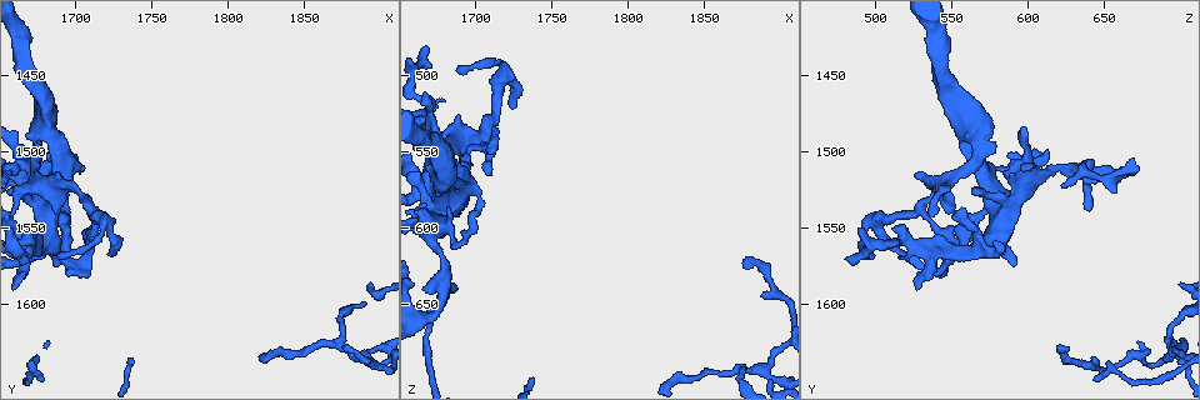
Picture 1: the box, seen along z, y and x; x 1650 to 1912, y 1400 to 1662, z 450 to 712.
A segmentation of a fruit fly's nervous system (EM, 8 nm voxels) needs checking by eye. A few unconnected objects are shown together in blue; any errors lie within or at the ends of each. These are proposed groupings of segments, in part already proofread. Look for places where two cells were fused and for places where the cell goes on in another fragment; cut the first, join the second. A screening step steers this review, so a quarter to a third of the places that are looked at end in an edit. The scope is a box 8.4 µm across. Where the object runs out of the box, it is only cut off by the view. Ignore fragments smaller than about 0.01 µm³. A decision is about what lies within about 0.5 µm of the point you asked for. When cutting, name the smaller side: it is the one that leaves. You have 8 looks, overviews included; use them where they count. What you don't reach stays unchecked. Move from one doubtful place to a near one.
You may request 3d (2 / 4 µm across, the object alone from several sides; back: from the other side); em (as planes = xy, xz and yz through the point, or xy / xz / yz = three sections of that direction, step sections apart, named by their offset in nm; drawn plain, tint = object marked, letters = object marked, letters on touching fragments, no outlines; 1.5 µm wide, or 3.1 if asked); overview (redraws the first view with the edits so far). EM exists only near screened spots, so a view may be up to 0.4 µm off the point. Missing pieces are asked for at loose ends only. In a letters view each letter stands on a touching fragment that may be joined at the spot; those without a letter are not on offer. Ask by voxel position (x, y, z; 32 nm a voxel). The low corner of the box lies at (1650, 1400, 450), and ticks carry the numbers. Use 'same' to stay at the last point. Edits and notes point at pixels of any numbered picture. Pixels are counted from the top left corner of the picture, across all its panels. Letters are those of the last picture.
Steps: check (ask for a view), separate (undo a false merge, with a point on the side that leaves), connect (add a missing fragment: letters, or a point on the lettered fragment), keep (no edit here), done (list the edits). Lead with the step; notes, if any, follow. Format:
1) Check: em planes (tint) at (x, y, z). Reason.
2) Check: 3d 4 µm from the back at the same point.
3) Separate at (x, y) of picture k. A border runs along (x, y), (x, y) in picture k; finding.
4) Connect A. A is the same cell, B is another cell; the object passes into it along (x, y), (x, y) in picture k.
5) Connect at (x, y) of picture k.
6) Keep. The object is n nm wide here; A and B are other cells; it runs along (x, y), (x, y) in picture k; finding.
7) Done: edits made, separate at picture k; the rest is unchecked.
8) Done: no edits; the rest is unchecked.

Check: em xy step 8 (tint) at (1680, 1568, 516). Three arms meet.

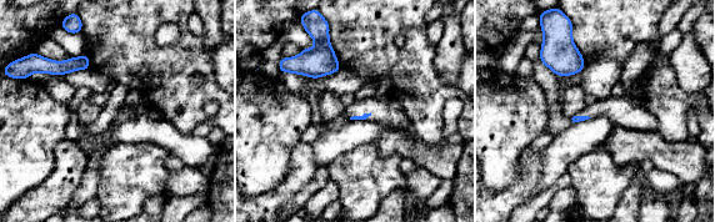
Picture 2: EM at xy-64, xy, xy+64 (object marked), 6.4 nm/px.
Check: em planes (letters) at the same point.

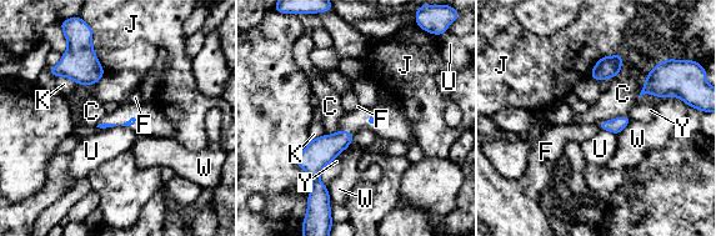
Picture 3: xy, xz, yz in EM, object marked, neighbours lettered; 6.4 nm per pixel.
Keep. C, F, J, K, U, W and Y are other cells; a border runs along (599, 129), (606, 129), (616, 135) in picture 3; none of them fits.

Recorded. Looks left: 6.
Check: em xy step 4 (letters) at (1878, 1626, 620). Free end.

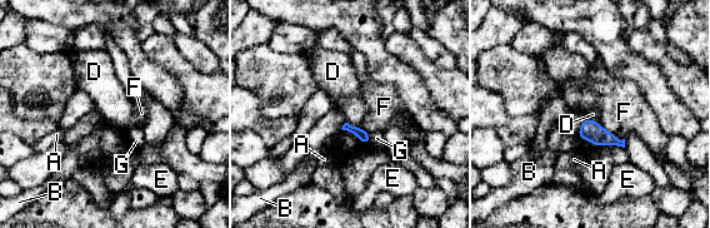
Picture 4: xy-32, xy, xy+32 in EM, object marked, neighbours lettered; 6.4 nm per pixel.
Check: em planes (letters) at the same point. Cut it another way.

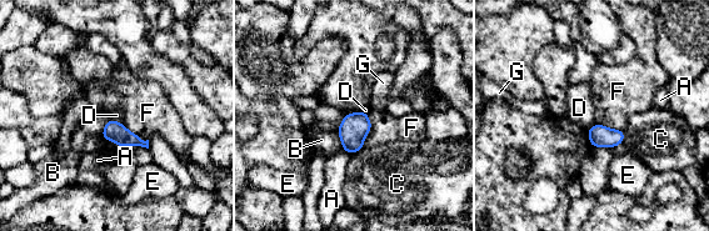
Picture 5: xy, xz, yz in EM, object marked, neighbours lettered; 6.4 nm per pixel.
Keep. A, B, C, D, E, F and G are other cells; a border runs along (110, 117), (121, 124) in picture 5; none of them fits.

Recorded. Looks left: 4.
Check: 3d 2 µm at (1872, 1626, 692). Arms part here.

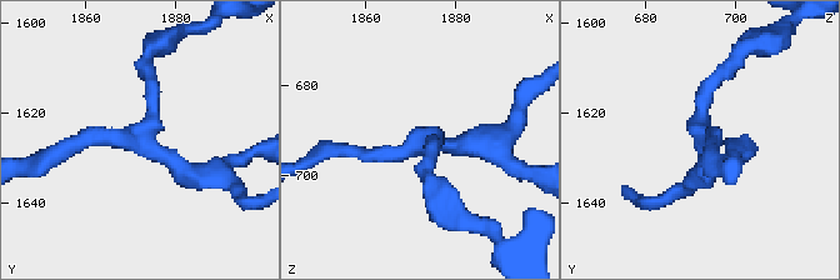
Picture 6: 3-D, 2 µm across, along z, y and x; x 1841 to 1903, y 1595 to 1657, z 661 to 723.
Check: em planes (letters) at (1873, 1626, 693). 3 arms meet here.

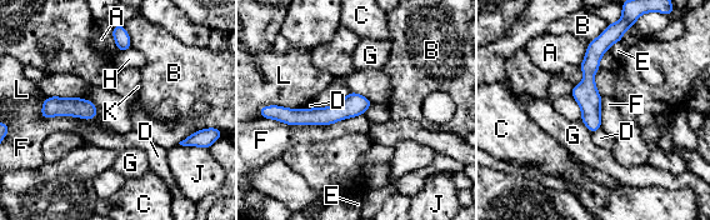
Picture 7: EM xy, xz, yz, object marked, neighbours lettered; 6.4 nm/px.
Keep. A, B, C, D, E, F, G, H, J, K and L are other cells; one cell here.

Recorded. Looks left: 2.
Done: no edits; the rest is unchecked.

